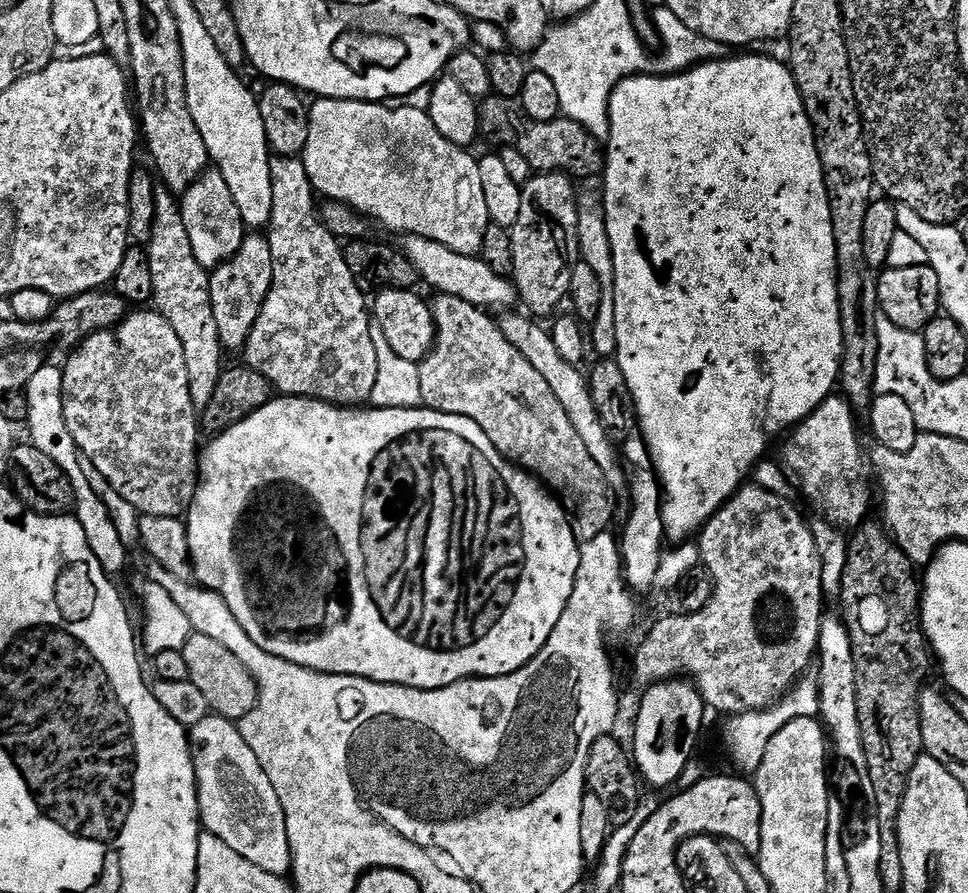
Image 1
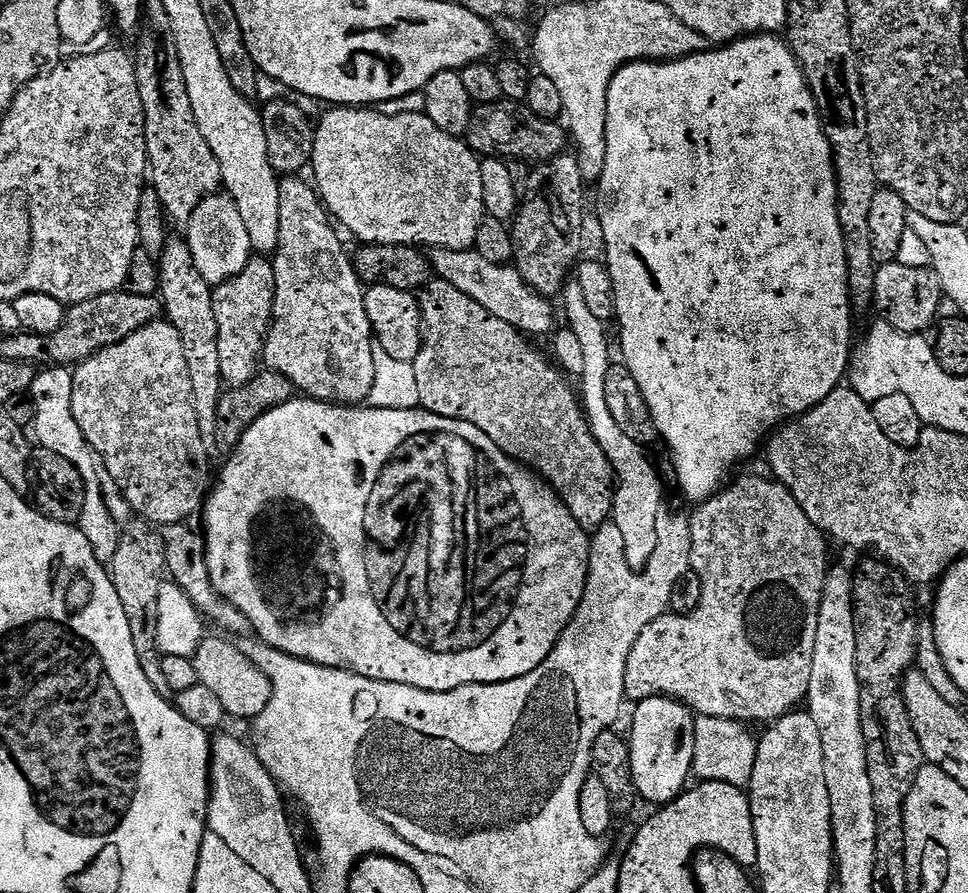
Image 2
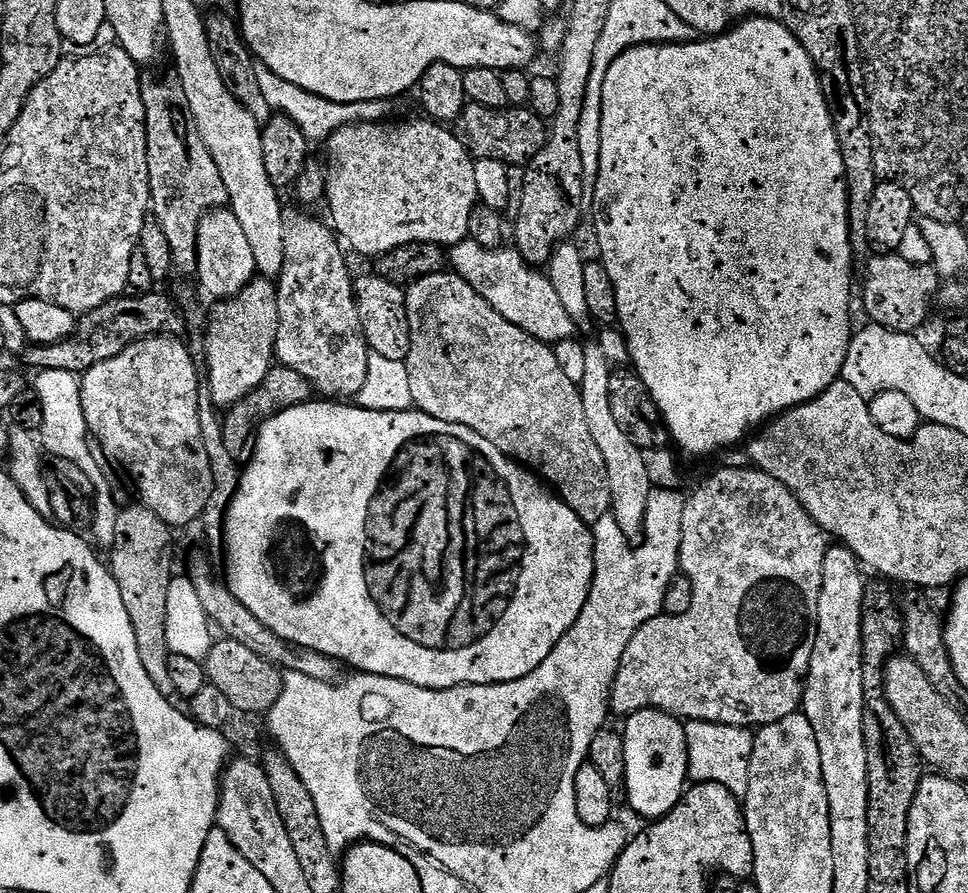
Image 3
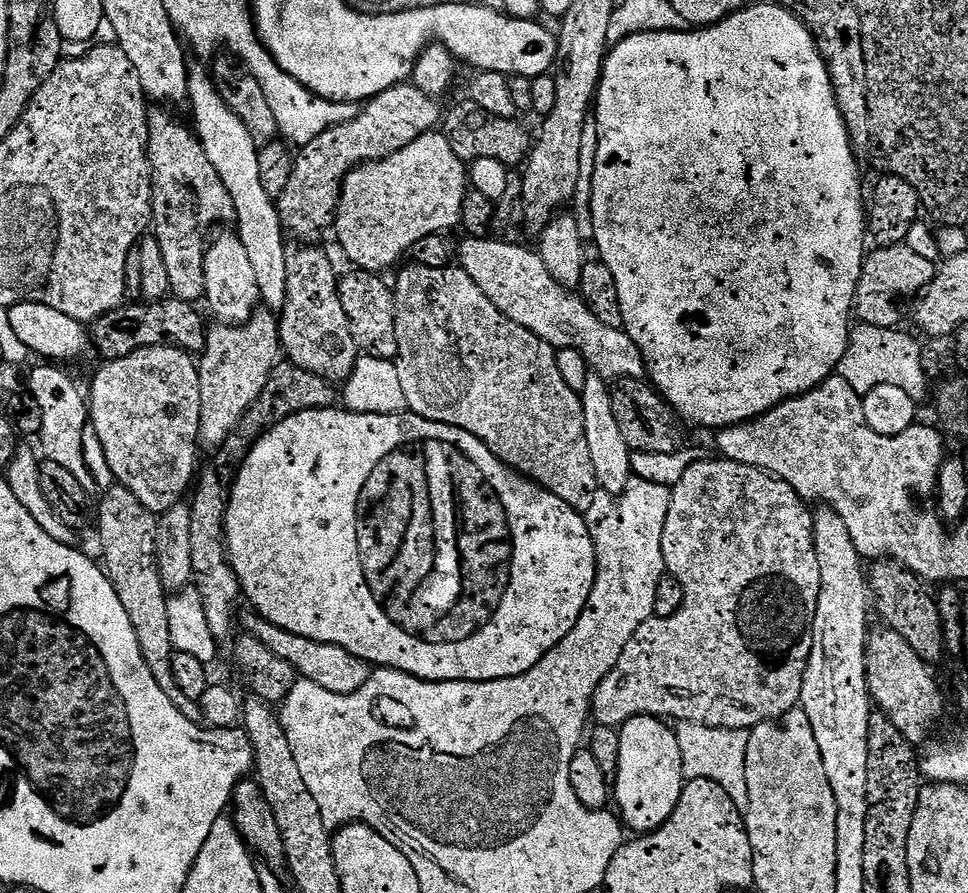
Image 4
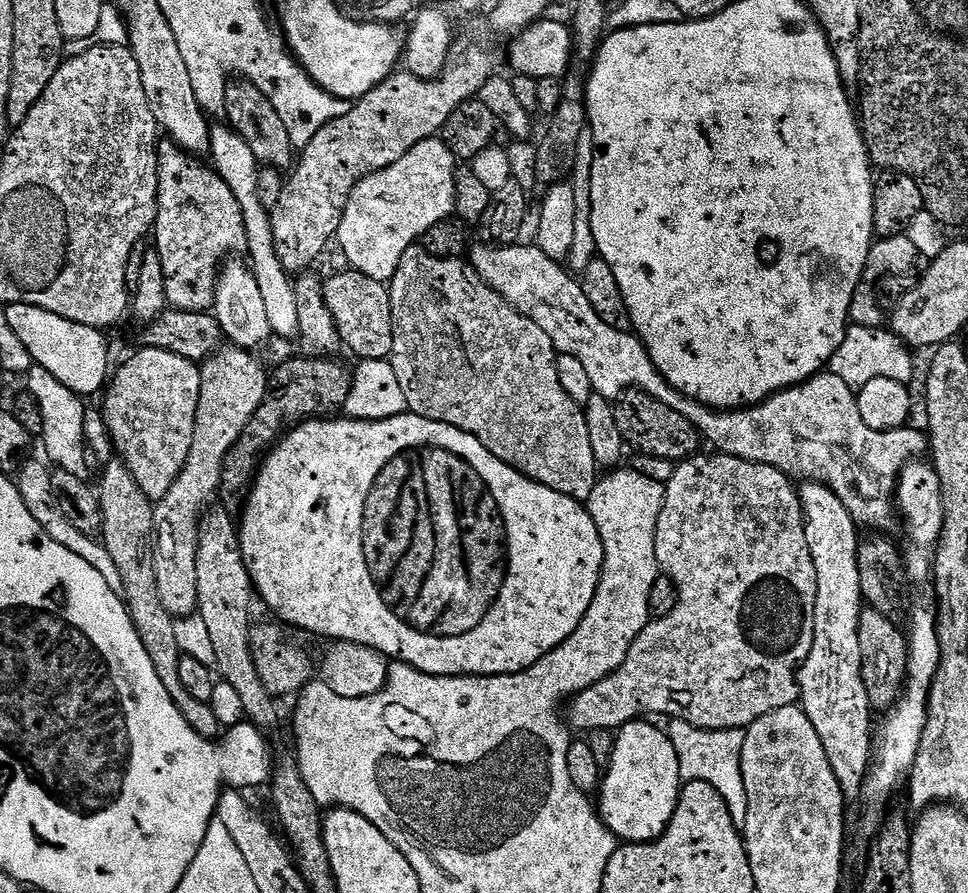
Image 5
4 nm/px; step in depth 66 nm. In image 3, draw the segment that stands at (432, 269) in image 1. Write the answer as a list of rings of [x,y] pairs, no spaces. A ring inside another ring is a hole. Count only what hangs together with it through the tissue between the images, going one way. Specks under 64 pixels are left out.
[[[463,240],[451,245],[448,252],[448,264],[451,271],[466,282],[470,282],[470,286],[474,286],[474,290],[478,290],[478,294],[482,294],[482,298],[486,298],[486,302],[490,302],[490,306],[494,306],[494,310],[498,310],[498,314],[502,314],[502,318],[506,318],[506,322],[514,322],[514,326],[518,326],[518,330],[526,330],[526,334],[538,338],[544,344],[553,346],[563,340],[571,340],[577,335],[578,325],[570,318],[570,314],[566,314],[566,309],[562,306],[562,301],[558,298],[547,275],[539,267],[527,264],[520,257],[520,253],[511,247],[487,248],[478,246],[478,242],[473,240]]]

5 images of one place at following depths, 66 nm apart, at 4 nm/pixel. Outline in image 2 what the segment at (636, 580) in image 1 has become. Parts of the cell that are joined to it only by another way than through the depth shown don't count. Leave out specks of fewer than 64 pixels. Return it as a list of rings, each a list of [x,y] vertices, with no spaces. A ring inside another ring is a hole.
[[[569,279],[565,283],[562,289],[563,296],[567,327],[574,330],[584,352],[584,369],[578,377],[578,396],[582,401],[584,417],[588,419],[588,426],[592,429],[598,446],[602,446],[614,477],[610,520],[622,533],[622,546],[626,546],[626,560],[630,562],[630,566],[644,570],[651,565],[654,550],[658,548],[658,518],[665,511],[664,484],[660,481],[655,466],[648,461],[648,456],[644,453],[647,451],[618,427],[618,422],[614,422],[610,409],[607,408],[606,370],[610,370],[614,363],[614,352],[612,356],[611,350],[608,349],[605,321],[594,318],[594,313],[589,310],[576,279]]]

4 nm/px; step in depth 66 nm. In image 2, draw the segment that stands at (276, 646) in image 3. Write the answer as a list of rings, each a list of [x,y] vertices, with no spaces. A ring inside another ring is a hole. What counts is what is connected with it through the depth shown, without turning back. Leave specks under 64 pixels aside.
[[[191,523],[183,524],[165,524],[163,525],[160,537],[164,543],[166,550],[166,562],[168,563],[167,575],[182,590],[186,590],[186,594],[190,598],[190,602],[194,602],[194,606],[200,611],[201,615],[209,621],[212,620],[218,624],[225,633],[231,634],[236,638],[244,638],[252,632],[250,626],[250,618],[246,618],[246,614],[242,614],[242,610],[238,610],[238,606],[231,604],[225,596],[219,596],[216,587],[210,576],[210,566],[208,565],[208,551],[206,550],[206,542],[204,541],[203,531],[192,529]]]

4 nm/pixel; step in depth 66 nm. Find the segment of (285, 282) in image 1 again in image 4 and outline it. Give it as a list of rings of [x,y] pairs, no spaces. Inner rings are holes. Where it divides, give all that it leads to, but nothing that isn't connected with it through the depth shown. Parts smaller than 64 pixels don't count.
[[[300,246],[288,258],[286,302],[279,313],[283,355],[302,370],[333,382],[347,381],[356,366],[358,349],[340,297],[338,271],[320,248]]]

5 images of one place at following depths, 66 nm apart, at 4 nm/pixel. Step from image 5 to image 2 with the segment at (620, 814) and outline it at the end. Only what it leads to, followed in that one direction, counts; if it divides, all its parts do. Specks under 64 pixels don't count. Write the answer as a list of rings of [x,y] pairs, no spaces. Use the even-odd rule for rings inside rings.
[[[655,696],[639,701],[632,716],[632,736],[628,740],[632,777],[641,801],[663,806],[685,791],[692,776],[694,758],[694,726],[692,709],[671,696]]]

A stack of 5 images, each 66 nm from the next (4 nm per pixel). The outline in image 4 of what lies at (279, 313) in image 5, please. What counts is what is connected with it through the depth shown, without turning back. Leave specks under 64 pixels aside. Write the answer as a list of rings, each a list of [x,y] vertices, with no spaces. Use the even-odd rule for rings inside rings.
[[[193,67],[189,71],[187,103],[192,104],[191,123],[206,150],[206,158],[210,158],[214,170],[218,170],[218,178],[222,178],[226,190],[230,190],[230,199],[234,202],[236,211],[234,231],[239,236],[242,246],[246,246],[246,255],[250,258],[258,281],[260,299],[267,309],[283,309],[286,302],[286,274],[290,248],[284,245],[286,229],[280,221],[276,200],[270,194],[266,194],[266,189],[262,186],[262,174],[258,174],[260,148],[256,139],[244,125],[242,118],[238,118],[238,114],[234,114],[234,110],[226,106],[207,67]]]

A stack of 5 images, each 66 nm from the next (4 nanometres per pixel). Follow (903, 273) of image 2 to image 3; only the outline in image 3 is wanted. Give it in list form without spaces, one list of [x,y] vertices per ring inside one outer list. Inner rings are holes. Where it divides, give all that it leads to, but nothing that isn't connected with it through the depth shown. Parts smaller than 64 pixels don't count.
[[[876,254],[864,272],[864,312],[873,324],[895,332],[915,333],[932,312],[932,299],[942,288],[942,277],[931,264],[908,262],[899,254]]]

